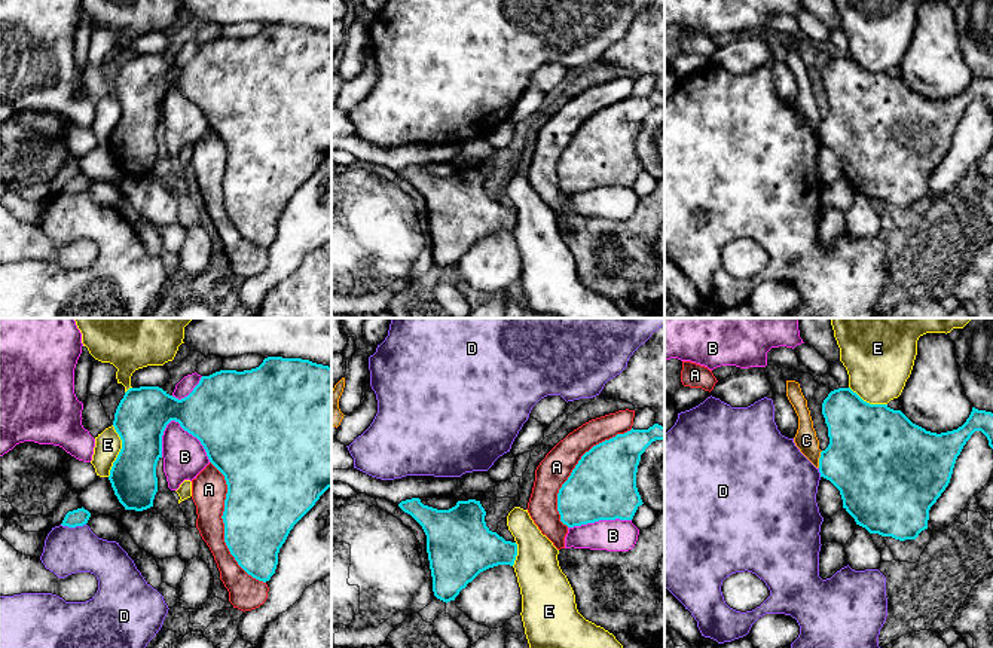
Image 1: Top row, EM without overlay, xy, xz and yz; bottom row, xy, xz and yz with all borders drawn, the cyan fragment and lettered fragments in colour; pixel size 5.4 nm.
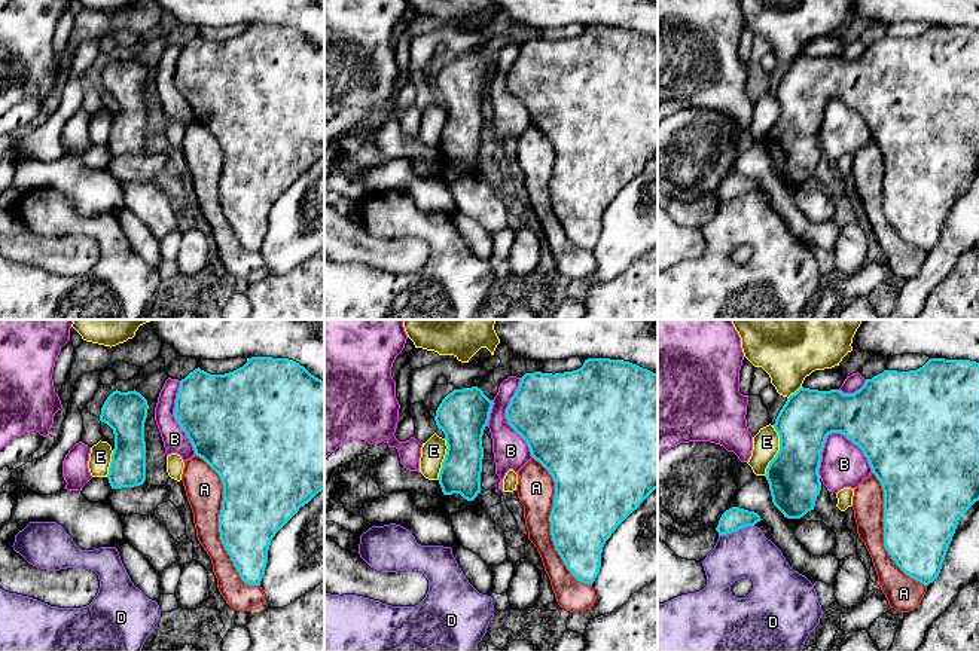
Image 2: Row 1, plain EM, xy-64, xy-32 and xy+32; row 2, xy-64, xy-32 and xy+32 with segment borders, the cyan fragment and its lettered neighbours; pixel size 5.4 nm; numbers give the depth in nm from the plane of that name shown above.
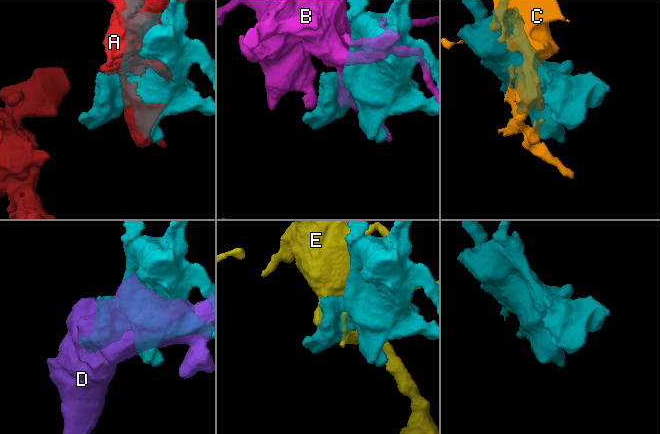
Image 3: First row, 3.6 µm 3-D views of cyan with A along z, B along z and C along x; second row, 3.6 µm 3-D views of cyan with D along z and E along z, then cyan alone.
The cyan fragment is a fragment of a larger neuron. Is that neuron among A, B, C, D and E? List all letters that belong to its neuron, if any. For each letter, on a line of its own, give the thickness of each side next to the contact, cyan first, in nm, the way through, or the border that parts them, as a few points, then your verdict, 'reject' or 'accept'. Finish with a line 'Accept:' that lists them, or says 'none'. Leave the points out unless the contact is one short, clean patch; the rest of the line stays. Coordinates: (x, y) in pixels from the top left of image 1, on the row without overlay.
A: 420 nm thick on the cyan side, 190 nm on the other; reject
B: 460 nm thick on the cyan side, 220 nm on the other; reject
C: 440 nm thick on the cyan side, 120 nm on the other; border along yz (822, 118), (818, 134); reject
D: 100 nm thick on the cyan side, 260 nm on the other; reject
E: 280 nm thick on the cyan side, 140 nm on the other; reject
Accept: none

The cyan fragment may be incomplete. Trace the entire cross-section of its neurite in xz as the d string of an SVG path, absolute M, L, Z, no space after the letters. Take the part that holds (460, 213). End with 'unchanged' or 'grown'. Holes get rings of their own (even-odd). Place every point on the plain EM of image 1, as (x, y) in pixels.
M419 165L401 168L398 174L410 181L427 202L427 220L434 263L455 268L480 239L514 232L517 211L492 199L485 189L480 168L458 168L449 177L424 172Z; unchanged

